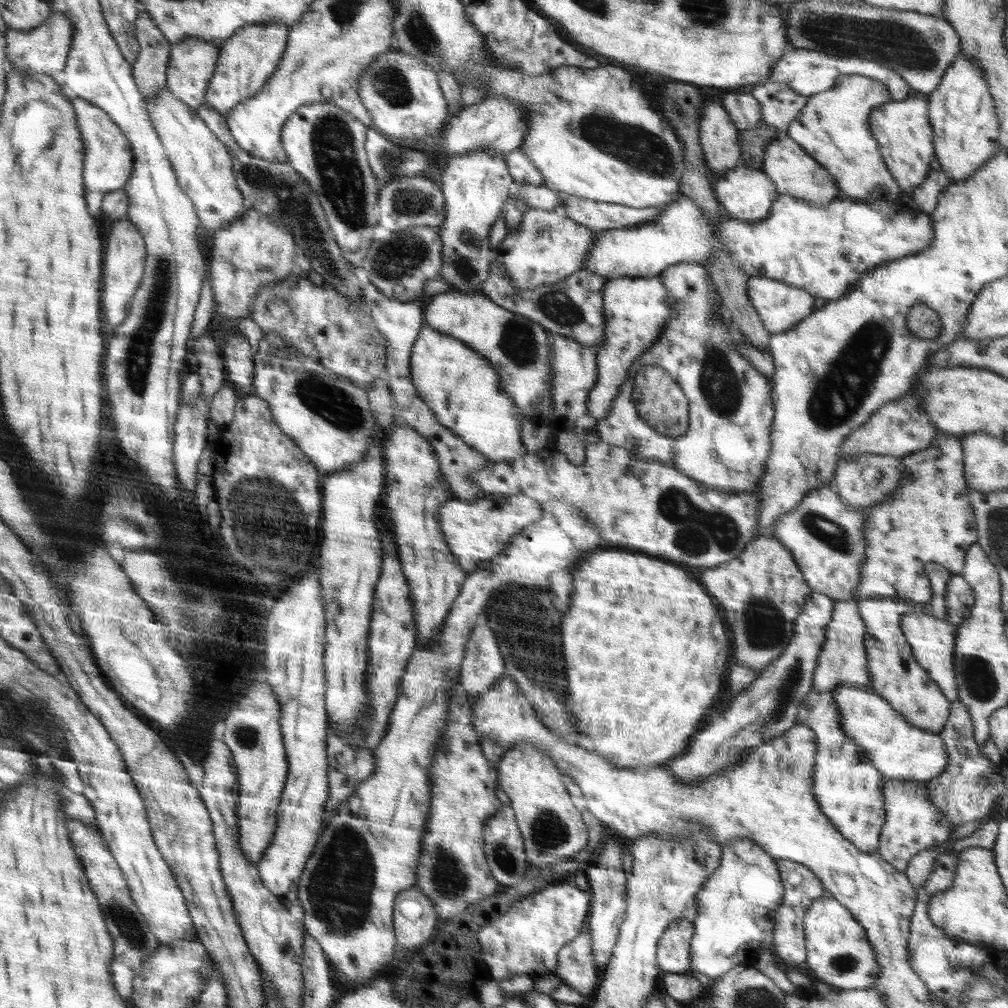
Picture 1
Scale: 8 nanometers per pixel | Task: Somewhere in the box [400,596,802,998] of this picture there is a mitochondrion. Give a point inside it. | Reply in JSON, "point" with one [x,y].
{"point":[449,879]}

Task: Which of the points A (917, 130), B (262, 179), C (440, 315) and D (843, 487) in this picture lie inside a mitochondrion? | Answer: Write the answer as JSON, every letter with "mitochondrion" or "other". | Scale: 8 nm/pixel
{"A":"other","B":"mitochondrion","C":"other","D":"other"}

